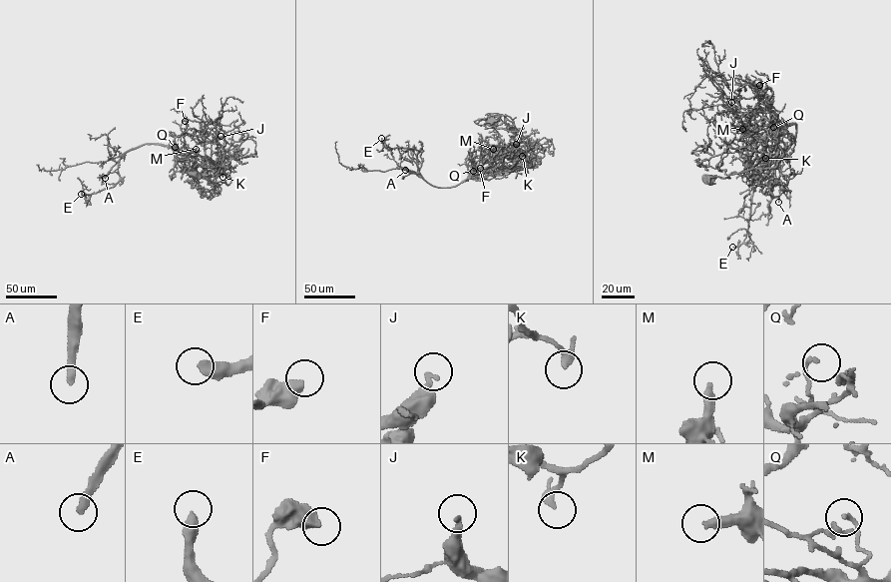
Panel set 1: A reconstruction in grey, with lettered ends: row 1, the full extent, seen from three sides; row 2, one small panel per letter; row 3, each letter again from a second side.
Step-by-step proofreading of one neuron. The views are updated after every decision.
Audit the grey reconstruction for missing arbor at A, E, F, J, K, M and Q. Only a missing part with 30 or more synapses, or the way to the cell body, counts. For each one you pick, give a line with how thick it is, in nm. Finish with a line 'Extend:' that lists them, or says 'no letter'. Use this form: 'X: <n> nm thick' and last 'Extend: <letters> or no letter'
A: 300 nm thick
E: 420 nm thick
M: 340 nm thick
Extend: A, E, M

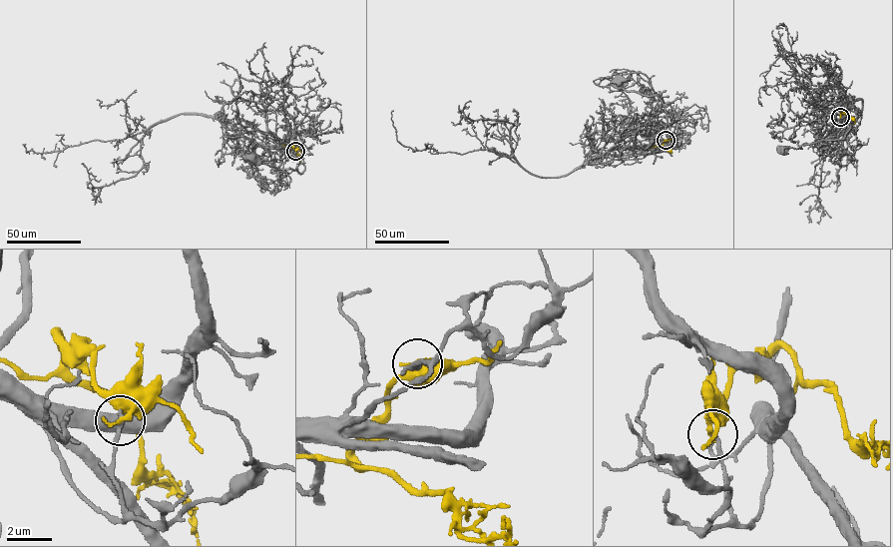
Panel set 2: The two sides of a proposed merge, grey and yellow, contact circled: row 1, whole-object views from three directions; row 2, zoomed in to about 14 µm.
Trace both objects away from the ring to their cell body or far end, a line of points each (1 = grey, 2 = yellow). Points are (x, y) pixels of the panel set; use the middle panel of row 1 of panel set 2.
1: (666, 140), (661, 145), (675, 146), (665, 105), (659, 97), (625, 90), (616, 82), (618, 79)
2: (666, 140), (661, 146), (670, 152)

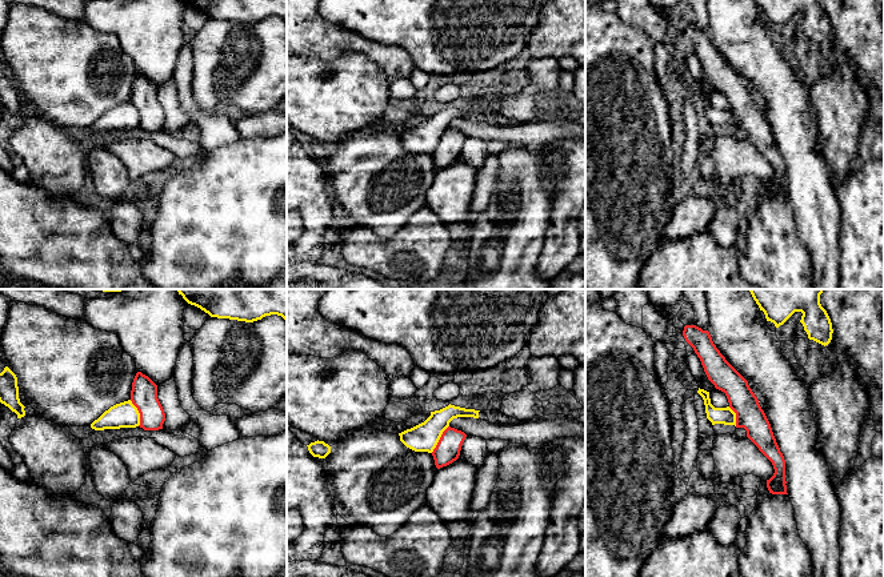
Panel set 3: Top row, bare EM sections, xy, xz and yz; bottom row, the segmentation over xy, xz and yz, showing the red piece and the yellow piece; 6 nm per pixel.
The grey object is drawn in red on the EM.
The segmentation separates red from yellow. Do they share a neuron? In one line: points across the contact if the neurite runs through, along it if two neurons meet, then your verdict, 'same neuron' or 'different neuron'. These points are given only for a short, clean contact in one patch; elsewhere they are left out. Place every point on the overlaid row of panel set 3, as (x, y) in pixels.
border along xz (448, 425), (431, 452); different neuron

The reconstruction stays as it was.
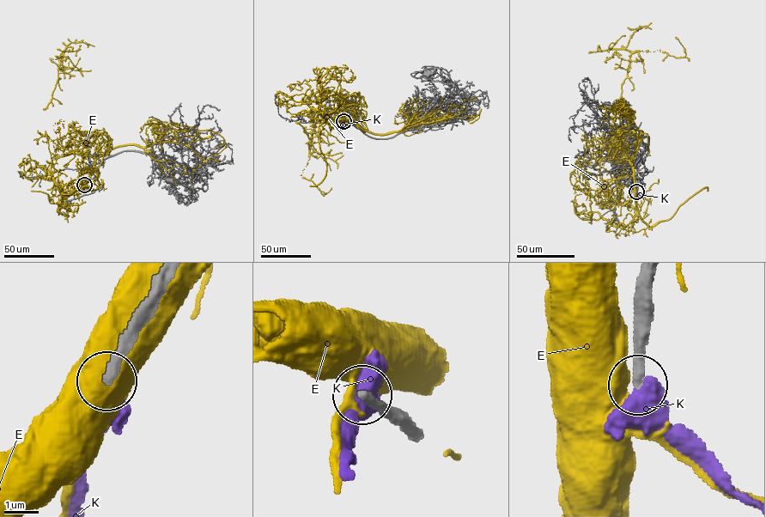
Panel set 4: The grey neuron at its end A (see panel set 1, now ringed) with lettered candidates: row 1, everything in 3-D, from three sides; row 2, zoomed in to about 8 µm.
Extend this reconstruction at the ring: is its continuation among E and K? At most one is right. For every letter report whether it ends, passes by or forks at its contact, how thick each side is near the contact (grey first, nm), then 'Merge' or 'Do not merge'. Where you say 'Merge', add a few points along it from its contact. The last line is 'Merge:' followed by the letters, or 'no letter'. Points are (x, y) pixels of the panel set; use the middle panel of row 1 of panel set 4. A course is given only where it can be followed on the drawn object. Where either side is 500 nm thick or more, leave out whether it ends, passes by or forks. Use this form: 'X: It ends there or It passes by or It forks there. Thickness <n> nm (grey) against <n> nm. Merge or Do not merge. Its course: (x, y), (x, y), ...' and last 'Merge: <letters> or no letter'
E: Thickness 340 nm (grey) against 700 nm. Do not merge
K: Thickness 320 nm (grey) against 600 nm. Do not merge
Merge: no letter

